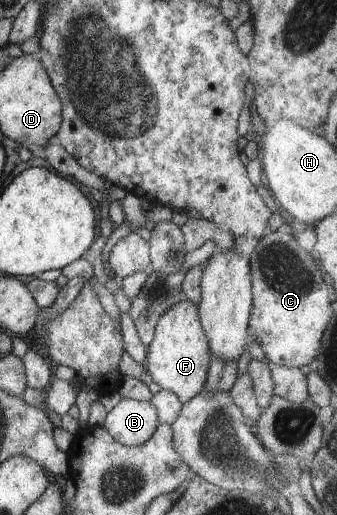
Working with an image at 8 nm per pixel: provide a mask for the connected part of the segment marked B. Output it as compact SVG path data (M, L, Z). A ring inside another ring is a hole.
M122 398L108 413L103 427L112 438L124 446L140 446L159 427L156 409L150 402Z

